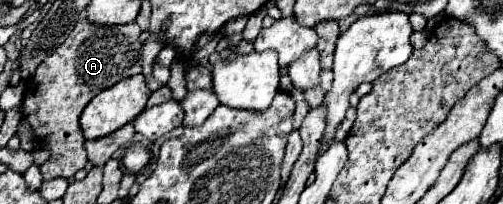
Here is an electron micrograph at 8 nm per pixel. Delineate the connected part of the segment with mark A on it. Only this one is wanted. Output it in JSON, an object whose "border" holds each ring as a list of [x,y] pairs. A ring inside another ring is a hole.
{"border":[[[81,20],[77,28],[67,36],[67,40],[55,48],[37,68],[37,86],[31,84],[21,102],[21,116],[35,134],[37,140],[49,150],[49,160],[39,166],[43,180],[53,180],[57,176],[71,178],[87,162],[85,138],[79,128],[79,116],[83,108],[101,90],[111,88],[121,78],[141,72],[139,62],[139,42],[141,28],[131,22],[123,26],[97,26]]]}

